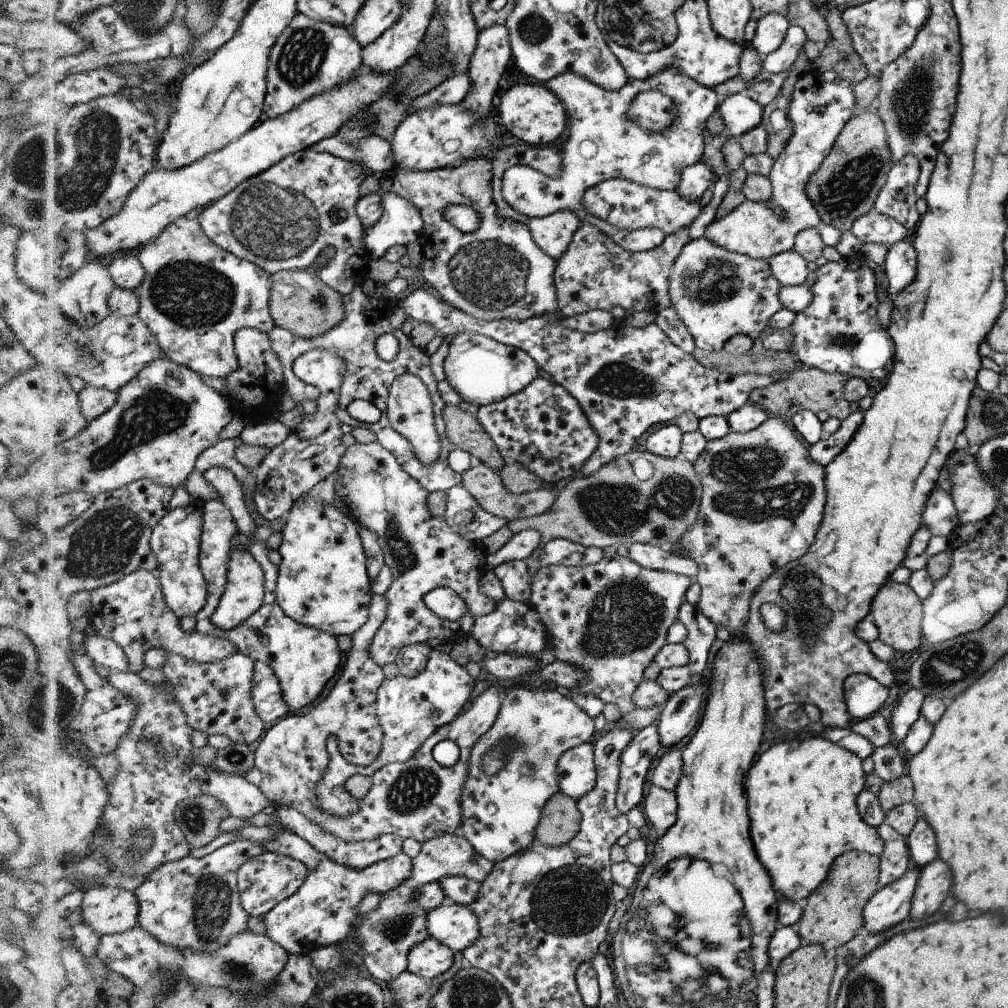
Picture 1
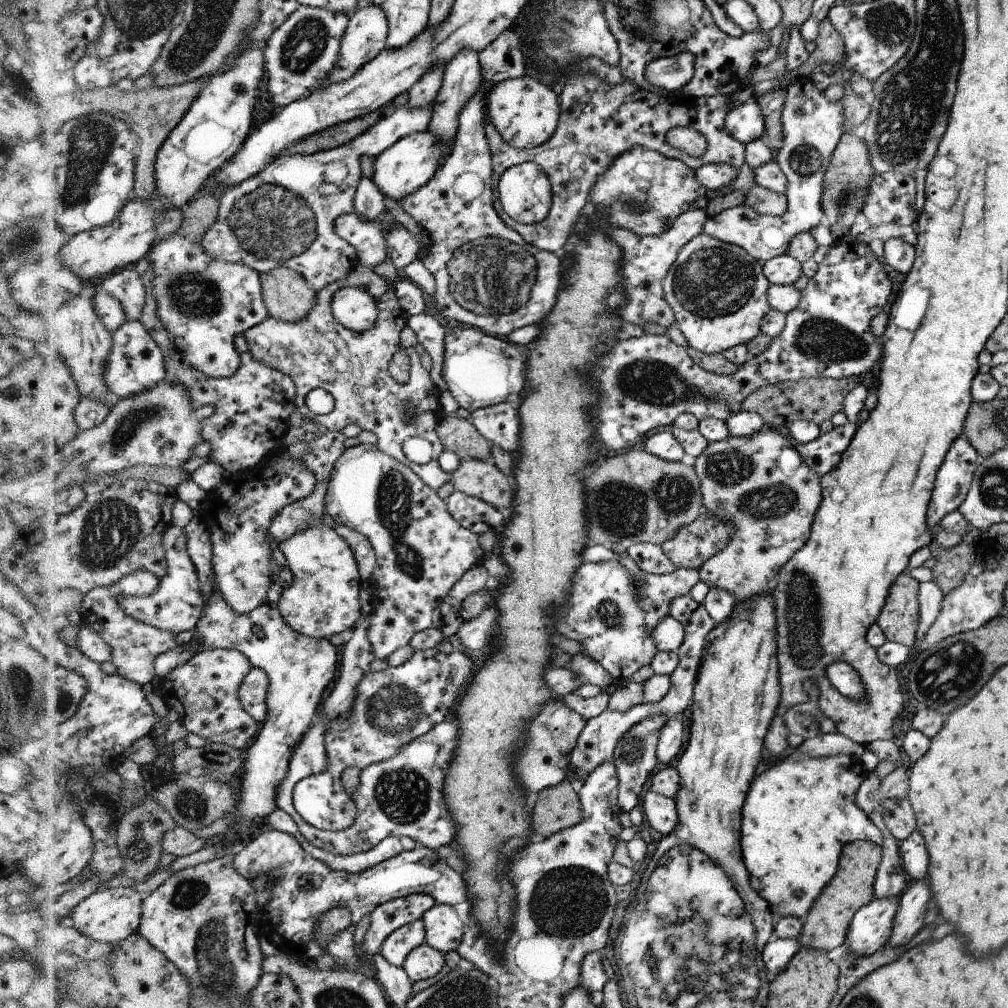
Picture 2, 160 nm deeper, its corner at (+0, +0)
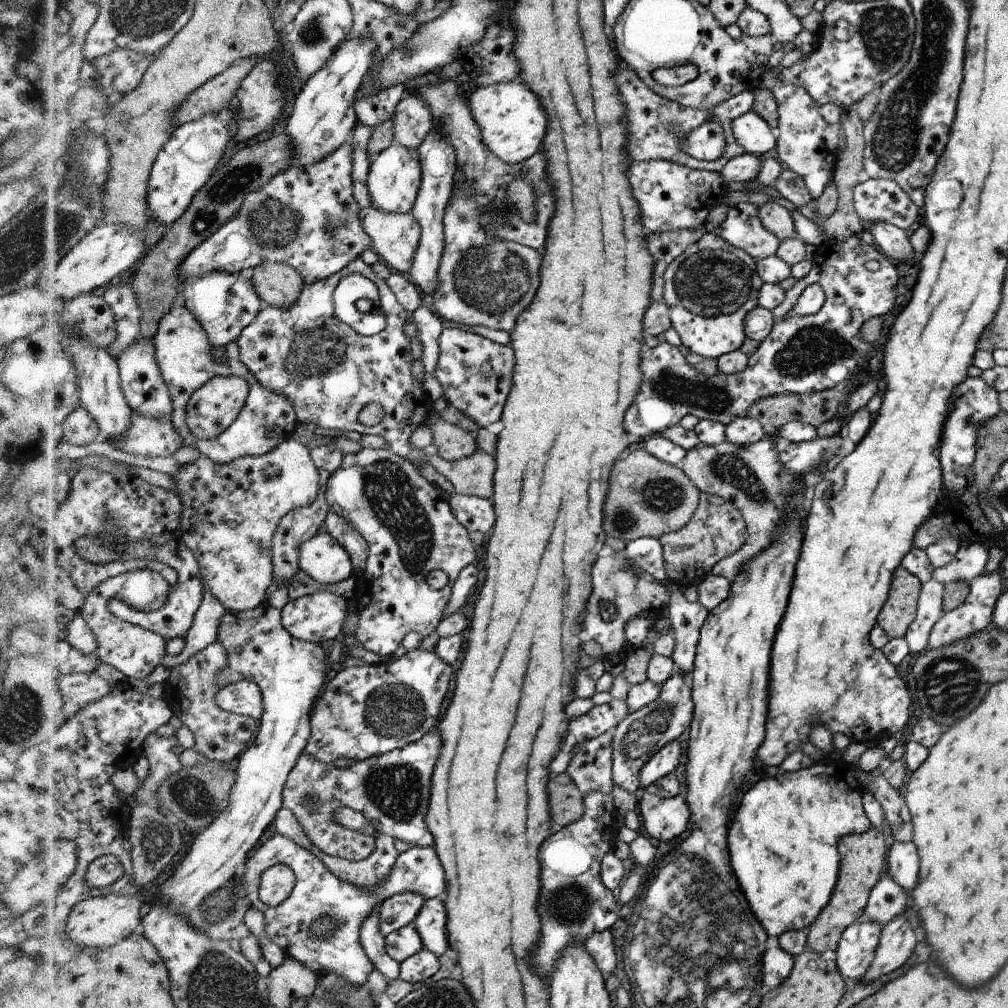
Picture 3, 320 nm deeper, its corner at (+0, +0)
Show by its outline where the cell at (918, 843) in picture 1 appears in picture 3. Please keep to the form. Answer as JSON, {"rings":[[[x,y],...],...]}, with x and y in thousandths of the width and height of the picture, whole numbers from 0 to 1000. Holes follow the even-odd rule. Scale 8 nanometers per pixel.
{"rings":[[[887,835],[881,843],[881,864],[895,879],[900,886],[904,886],[905,881],[911,875],[911,847],[907,835],[895,836]]]}

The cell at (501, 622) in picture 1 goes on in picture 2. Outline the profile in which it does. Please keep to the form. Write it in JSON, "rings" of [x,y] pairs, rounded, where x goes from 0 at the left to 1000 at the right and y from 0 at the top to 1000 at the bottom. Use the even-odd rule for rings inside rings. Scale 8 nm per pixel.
{"rings":[[[486,600],[473,613],[460,616],[451,628],[451,631],[456,633],[456,637],[467,647],[478,645],[482,641],[484,629],[486,629],[486,625],[494,613],[494,607],[490,603],[492,601]]]}

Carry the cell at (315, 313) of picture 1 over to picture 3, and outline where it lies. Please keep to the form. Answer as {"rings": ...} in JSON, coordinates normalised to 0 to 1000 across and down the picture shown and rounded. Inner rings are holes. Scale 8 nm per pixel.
{"rings":[[[263,260],[248,272],[263,301],[282,308],[294,302],[303,286],[302,274],[287,261]]]}

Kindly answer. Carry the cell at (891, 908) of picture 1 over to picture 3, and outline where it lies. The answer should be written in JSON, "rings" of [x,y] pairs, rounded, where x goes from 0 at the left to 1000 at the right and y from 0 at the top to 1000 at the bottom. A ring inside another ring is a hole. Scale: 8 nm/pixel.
{"rings":[[[857,906],[852,915],[838,924],[828,943],[828,954],[836,970],[857,970],[867,952],[875,923],[875,917],[865,915]]]}

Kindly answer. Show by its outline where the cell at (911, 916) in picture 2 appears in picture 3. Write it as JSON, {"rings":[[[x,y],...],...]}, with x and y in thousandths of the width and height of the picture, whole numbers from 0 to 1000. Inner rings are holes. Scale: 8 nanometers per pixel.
{"rings":[[[898,906],[876,919],[875,927],[869,938],[867,952],[854,974],[867,974],[877,966],[883,966],[897,958],[905,948],[909,938],[909,929],[899,915]]]}

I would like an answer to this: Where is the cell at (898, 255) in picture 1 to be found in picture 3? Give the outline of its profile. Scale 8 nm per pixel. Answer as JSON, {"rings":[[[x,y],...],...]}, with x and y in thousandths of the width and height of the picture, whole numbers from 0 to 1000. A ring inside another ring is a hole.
{"rings":[[[881,220],[863,222],[861,229],[867,235],[867,242],[880,255],[887,256],[887,258],[897,258],[897,256],[905,254],[902,232],[887,222]]]}

